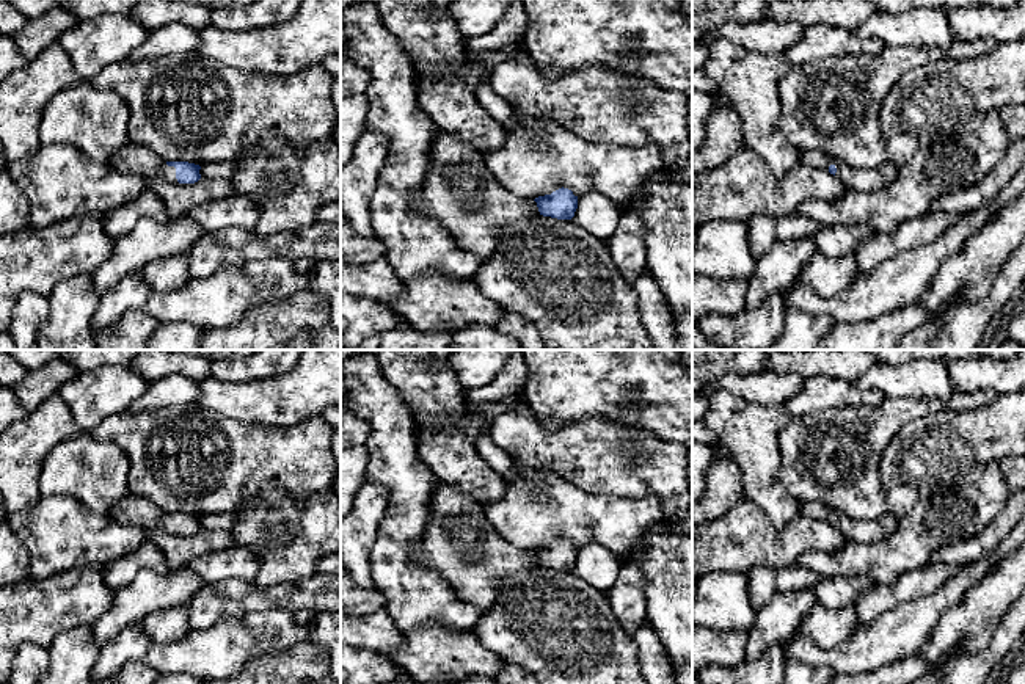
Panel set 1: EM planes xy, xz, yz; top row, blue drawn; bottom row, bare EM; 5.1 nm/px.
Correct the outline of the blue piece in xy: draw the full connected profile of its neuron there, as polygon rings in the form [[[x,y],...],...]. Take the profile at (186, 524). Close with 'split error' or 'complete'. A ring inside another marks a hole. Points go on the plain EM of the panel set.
[[[127,493],[108,515],[121,526],[143,530],[165,530],[173,535],[195,535],[201,530],[199,516],[188,513],[165,513],[151,500]]]; split error

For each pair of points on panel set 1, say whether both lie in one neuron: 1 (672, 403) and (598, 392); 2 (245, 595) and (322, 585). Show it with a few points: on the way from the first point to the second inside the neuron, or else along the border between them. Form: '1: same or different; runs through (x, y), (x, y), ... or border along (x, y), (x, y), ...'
1: same; runs through (653, 394), (617, 392)
2: same; runs through (264, 596), (303, 595)

